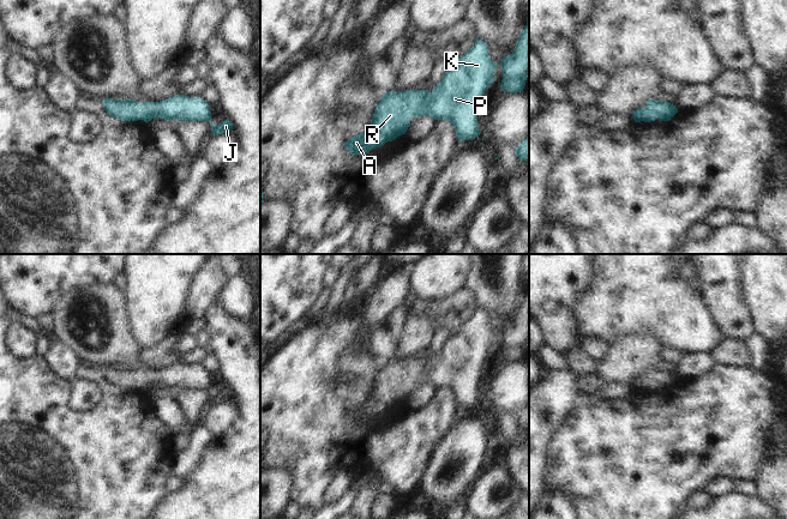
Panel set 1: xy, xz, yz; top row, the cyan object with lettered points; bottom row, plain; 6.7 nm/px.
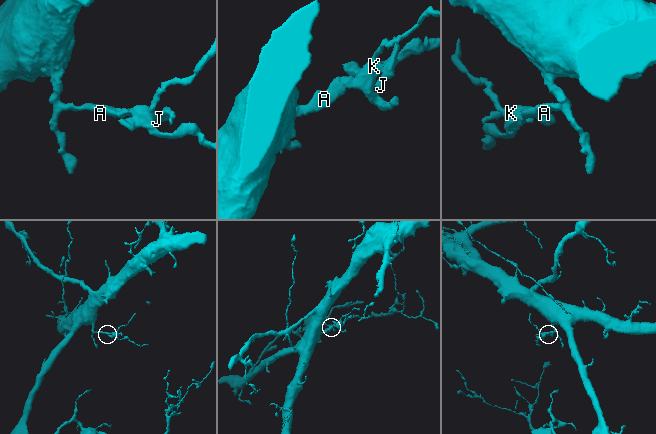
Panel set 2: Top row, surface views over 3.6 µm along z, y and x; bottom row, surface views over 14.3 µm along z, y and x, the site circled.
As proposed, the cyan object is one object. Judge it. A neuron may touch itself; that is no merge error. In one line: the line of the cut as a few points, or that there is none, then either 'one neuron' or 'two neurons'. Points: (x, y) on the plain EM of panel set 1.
cut none; one neuron

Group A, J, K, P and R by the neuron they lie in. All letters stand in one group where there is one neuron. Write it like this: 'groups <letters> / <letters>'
groups A J K P R

